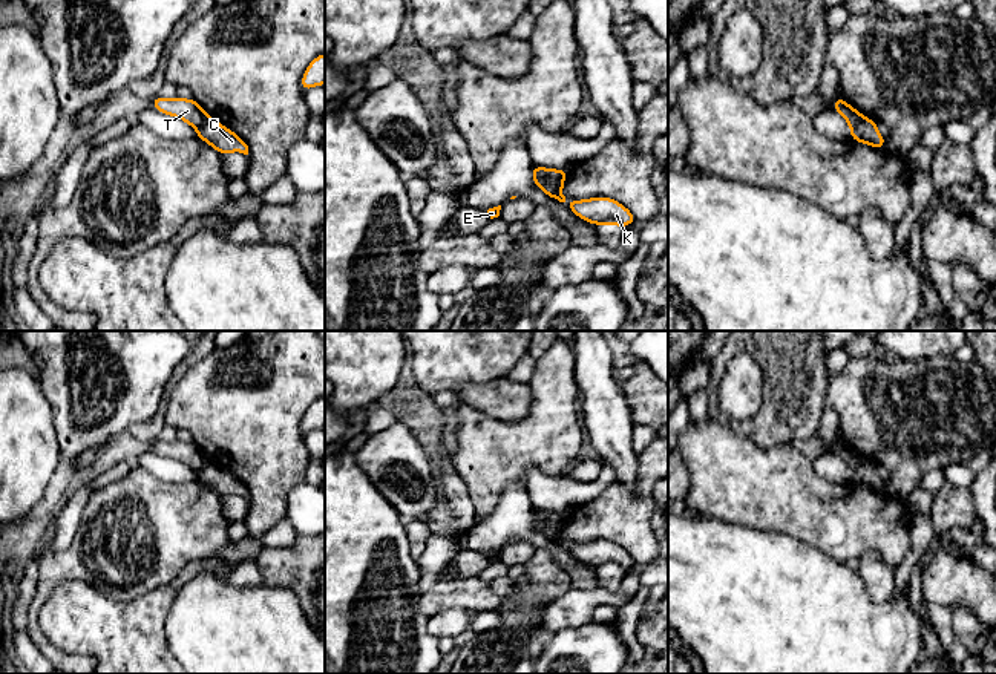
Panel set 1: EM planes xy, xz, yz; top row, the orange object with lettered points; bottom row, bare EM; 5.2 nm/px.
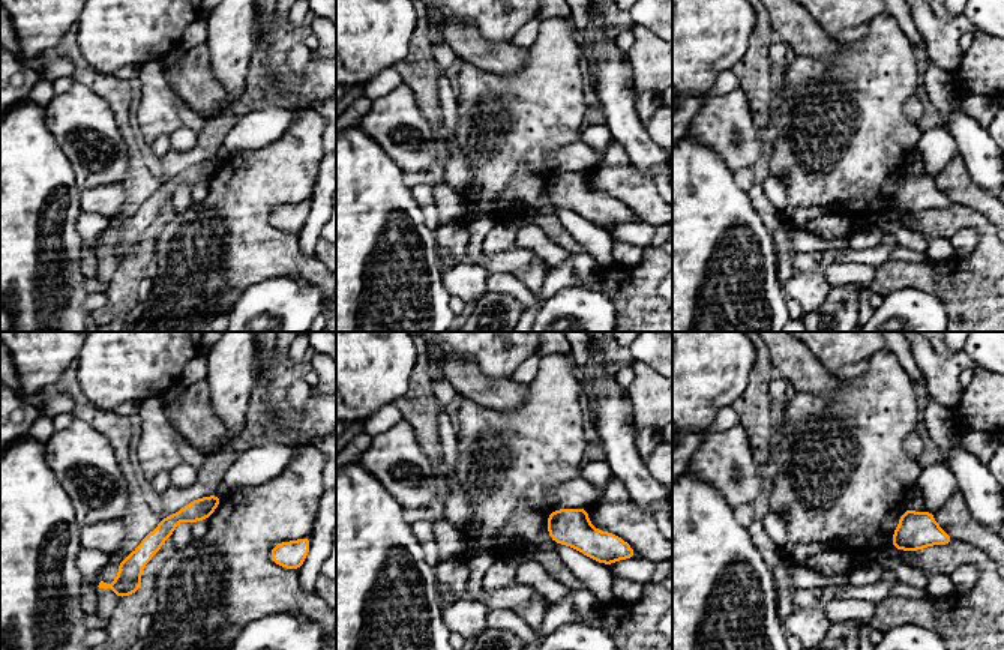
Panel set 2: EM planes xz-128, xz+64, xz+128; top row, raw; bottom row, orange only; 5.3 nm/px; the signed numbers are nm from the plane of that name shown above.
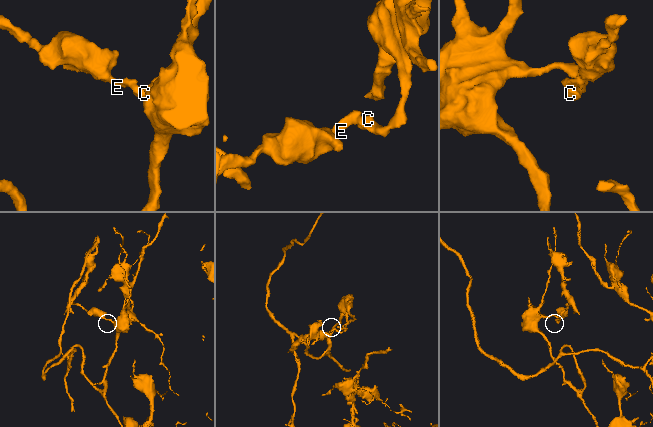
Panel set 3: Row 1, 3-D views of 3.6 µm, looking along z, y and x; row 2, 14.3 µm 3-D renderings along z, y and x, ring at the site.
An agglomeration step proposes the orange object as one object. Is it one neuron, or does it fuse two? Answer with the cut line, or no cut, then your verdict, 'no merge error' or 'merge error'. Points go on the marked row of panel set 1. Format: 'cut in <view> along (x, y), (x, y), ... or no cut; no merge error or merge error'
cut in xz along (550, 170), (541, 187); merge error

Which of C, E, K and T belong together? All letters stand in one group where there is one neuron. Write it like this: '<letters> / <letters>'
C K / E T

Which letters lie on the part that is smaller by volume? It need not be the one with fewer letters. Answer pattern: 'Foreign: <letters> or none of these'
Foreign: E, T

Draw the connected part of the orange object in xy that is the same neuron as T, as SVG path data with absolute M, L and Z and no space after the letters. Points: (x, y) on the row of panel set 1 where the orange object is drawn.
M178 95L175 98L152 98L152 107L161 113L184 119L193 129L199 130L208 119L208 113L195 101L195 98L184 100Z

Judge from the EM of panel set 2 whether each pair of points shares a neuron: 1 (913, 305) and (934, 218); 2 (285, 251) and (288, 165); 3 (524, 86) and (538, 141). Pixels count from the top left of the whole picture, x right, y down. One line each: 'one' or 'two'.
1: two
2: one
3: one

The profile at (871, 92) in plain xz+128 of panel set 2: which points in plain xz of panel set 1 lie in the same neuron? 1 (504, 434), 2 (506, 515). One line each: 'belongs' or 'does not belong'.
1: belongs
2: does not belong

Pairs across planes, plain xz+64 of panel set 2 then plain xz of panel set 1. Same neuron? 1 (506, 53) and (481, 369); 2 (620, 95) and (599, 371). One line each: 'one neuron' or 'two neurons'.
1: two neurons
2: one neuron

